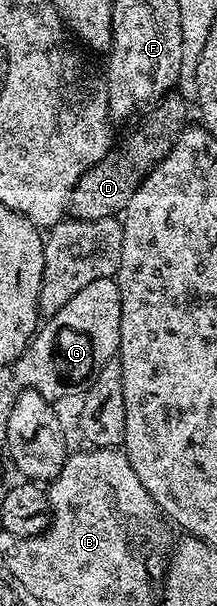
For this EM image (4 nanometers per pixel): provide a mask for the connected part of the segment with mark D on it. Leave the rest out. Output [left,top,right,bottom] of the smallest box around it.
[69,95,188,221]

